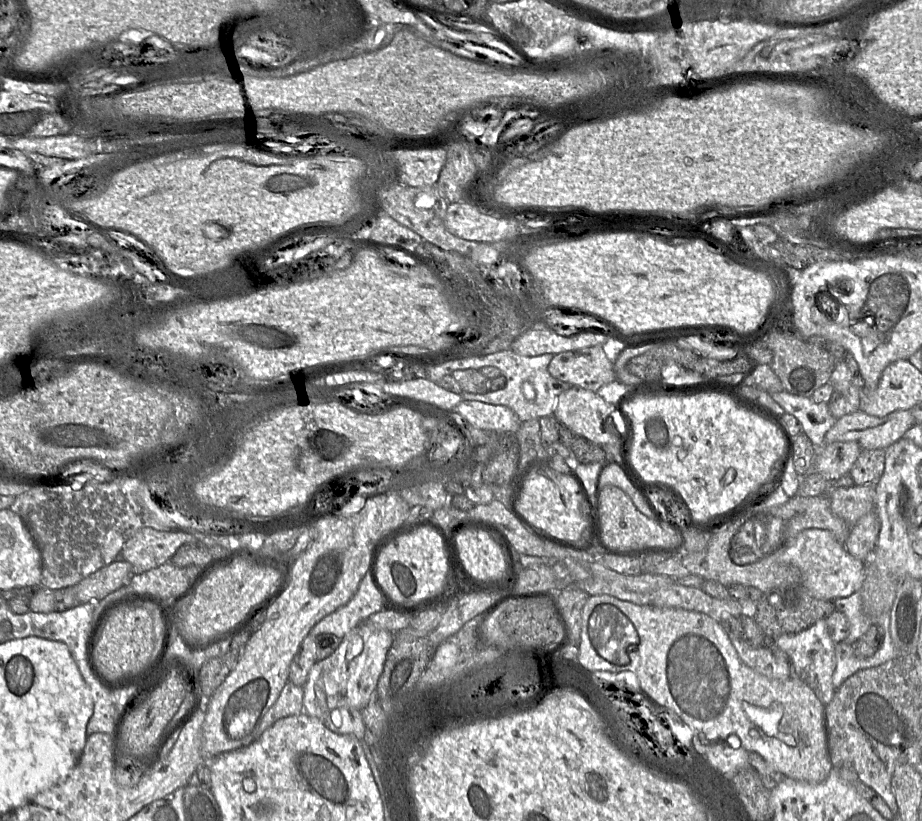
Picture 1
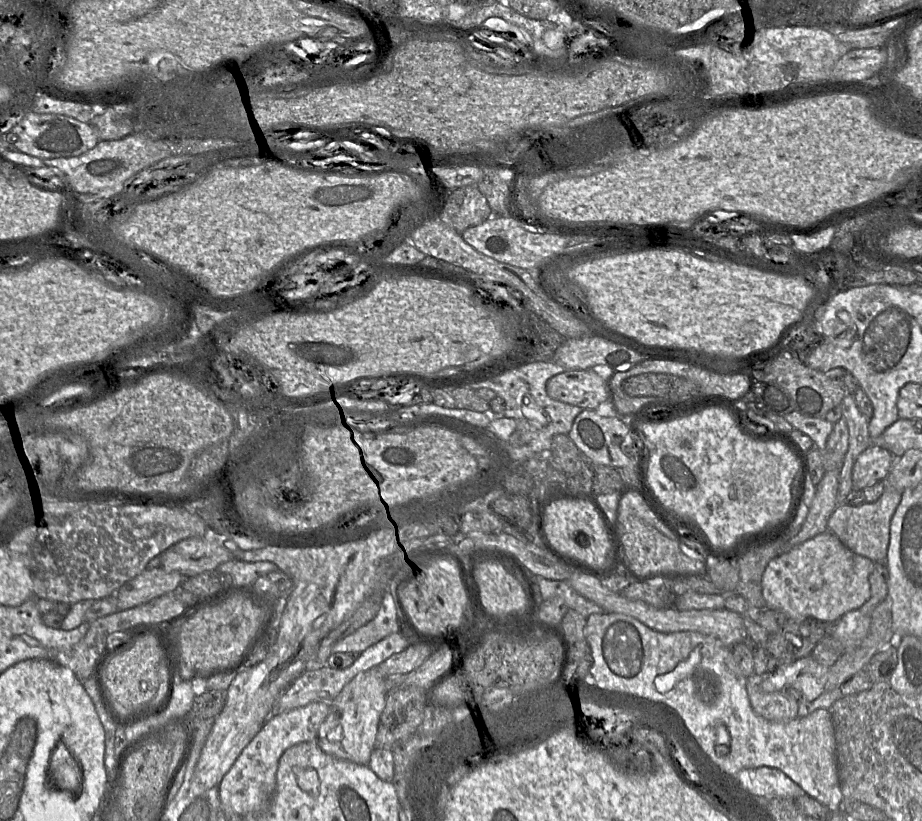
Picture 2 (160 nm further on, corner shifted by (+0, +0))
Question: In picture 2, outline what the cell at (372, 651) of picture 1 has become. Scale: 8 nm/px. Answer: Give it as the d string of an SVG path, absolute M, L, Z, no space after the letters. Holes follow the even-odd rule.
M378 667L358 673L330 704L329 714L318 730L317 744L320 748L335 758L368 765L375 748L386 692L387 681Z

